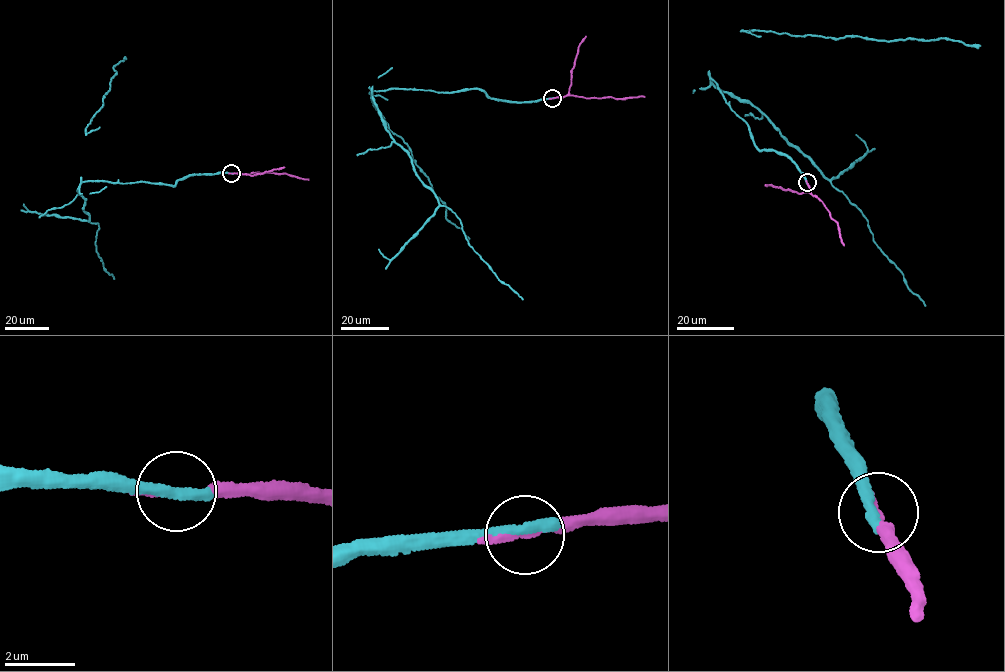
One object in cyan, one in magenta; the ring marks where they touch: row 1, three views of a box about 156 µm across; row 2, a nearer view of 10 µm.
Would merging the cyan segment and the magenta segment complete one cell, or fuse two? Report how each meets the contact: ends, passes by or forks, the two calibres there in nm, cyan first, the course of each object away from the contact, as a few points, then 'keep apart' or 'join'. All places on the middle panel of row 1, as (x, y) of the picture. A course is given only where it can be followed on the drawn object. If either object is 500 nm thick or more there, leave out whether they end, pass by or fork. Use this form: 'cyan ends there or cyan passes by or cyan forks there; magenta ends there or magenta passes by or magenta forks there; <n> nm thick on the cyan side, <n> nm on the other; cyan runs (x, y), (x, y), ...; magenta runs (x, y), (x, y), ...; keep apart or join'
cyan ends there; magenta passes by; 420 nm thick on the cyan side, 150 nm on the other; cyan runs (552, 98), (505, 102), (478, 89), (372, 92), (385, 129), (421, 181), (523, 299); magenta runs (552, 98), (571, 95), (586, 98), (644, 97); join

